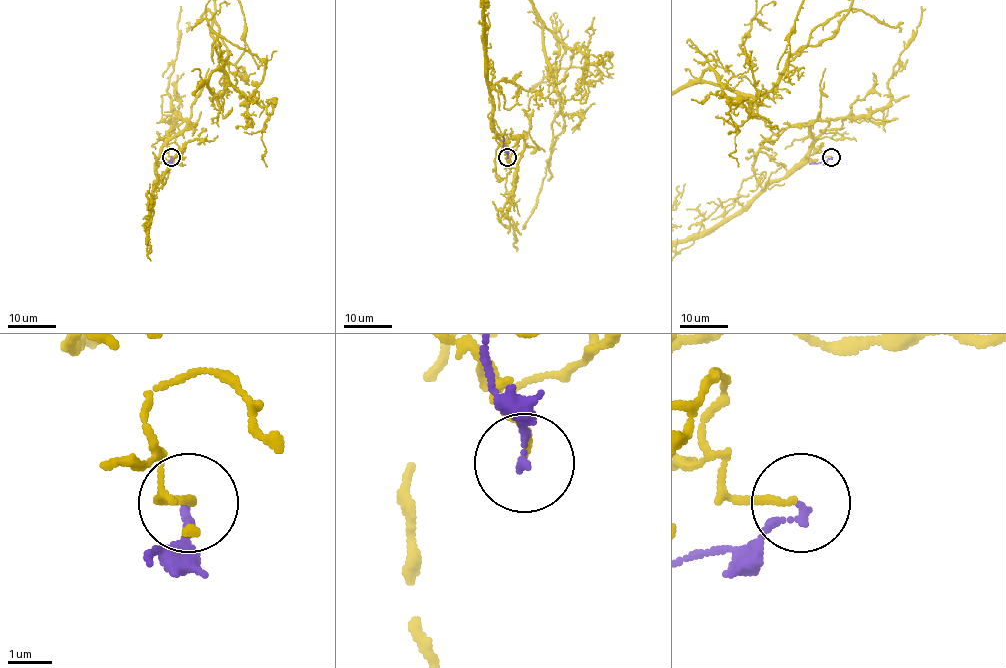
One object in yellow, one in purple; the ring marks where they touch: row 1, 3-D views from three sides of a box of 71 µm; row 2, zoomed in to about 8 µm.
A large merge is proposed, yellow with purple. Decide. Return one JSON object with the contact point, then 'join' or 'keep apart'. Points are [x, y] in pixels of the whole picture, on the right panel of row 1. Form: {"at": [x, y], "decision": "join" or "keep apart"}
{"at": [831, 157], "decision": "join"}

